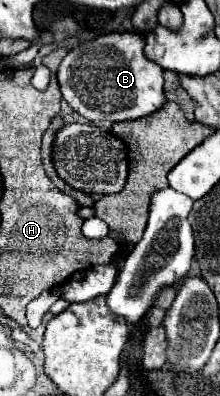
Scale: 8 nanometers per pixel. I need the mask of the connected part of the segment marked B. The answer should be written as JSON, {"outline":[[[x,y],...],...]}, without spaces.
{"outline":[[[111,32],[69,50],[59,66],[59,86],[67,104],[89,122],[137,120],[165,104],[163,70],[143,54],[143,36]]]}

